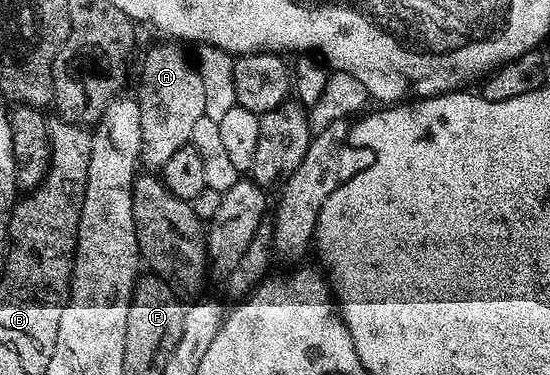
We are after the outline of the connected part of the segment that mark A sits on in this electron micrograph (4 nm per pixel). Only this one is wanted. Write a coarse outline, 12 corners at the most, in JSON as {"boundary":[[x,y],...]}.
{"boundary":[[174,47],[142,63],[142,158],[160,169],[205,113],[204,81]]}

